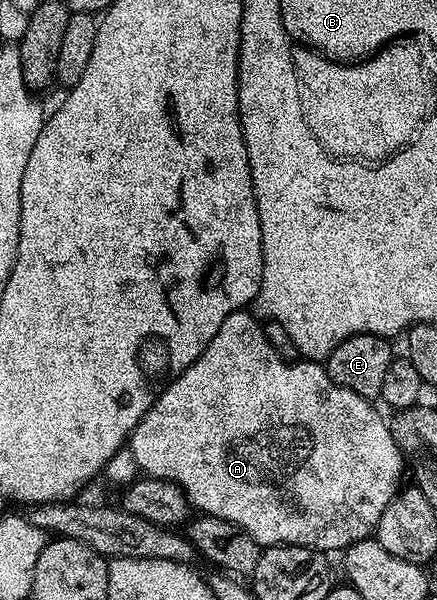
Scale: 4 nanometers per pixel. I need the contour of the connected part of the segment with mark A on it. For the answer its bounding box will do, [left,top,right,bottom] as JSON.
[127,309,407,553]

